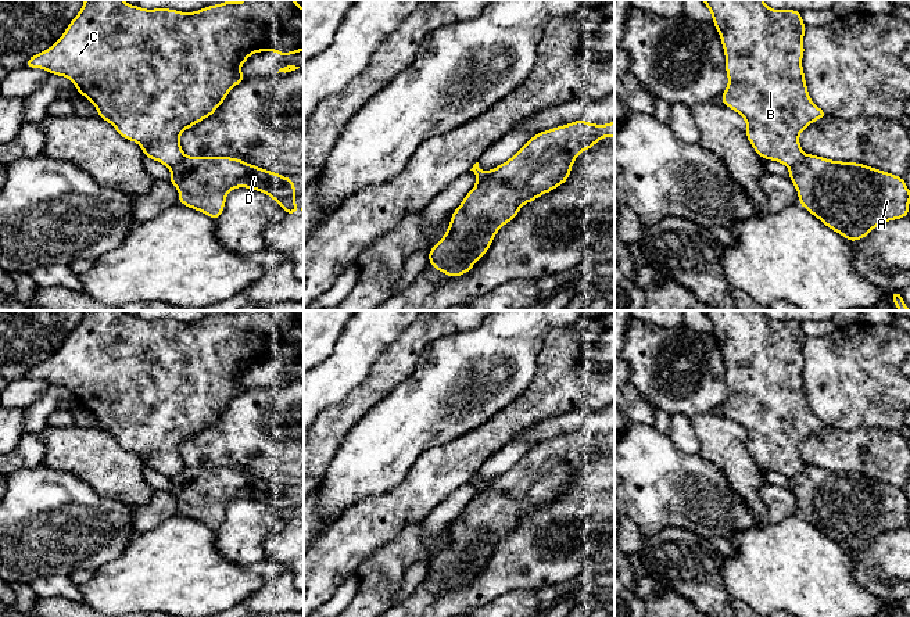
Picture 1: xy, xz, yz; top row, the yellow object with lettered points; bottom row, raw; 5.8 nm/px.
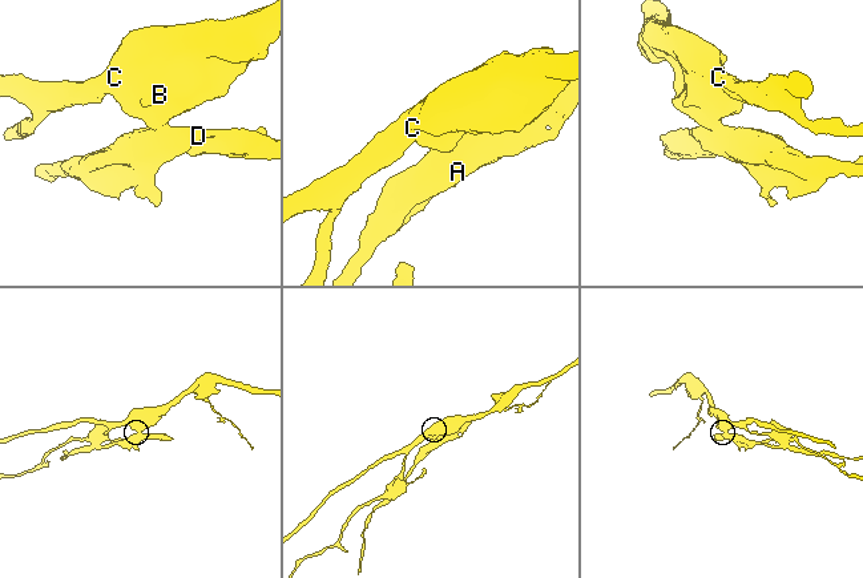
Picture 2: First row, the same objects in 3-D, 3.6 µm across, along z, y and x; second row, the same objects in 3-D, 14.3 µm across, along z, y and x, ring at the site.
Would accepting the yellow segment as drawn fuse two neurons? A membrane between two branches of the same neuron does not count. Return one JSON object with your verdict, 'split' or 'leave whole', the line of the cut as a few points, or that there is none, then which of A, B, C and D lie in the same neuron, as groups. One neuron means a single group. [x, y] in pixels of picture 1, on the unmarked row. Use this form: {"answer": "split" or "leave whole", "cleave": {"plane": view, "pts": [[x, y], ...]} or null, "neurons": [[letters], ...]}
{"answer": "split", "cleave": {"plane": "xz", "pts": [[491, 481], [476, 497]]}, "neurons": [["A", "D"], ["B", "C"]]}

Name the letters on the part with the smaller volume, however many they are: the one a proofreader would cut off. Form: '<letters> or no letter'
A, D

